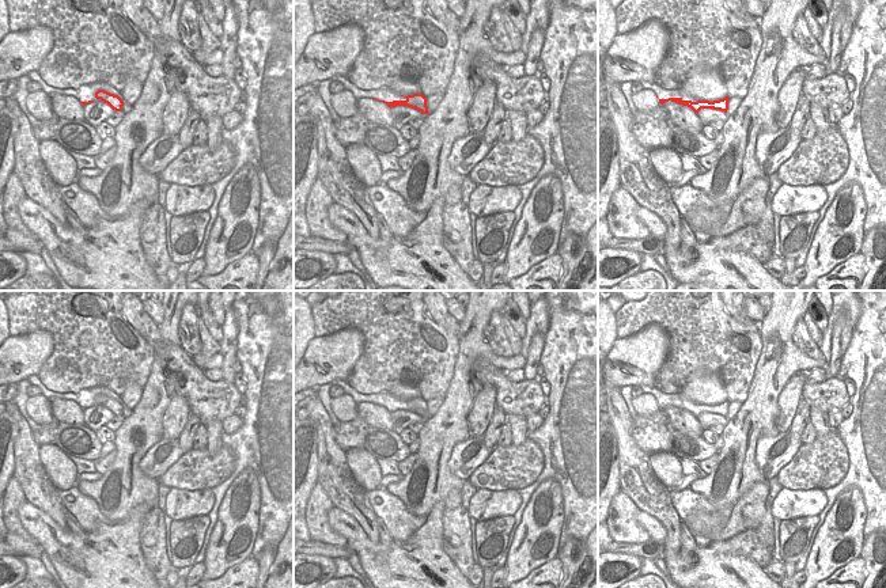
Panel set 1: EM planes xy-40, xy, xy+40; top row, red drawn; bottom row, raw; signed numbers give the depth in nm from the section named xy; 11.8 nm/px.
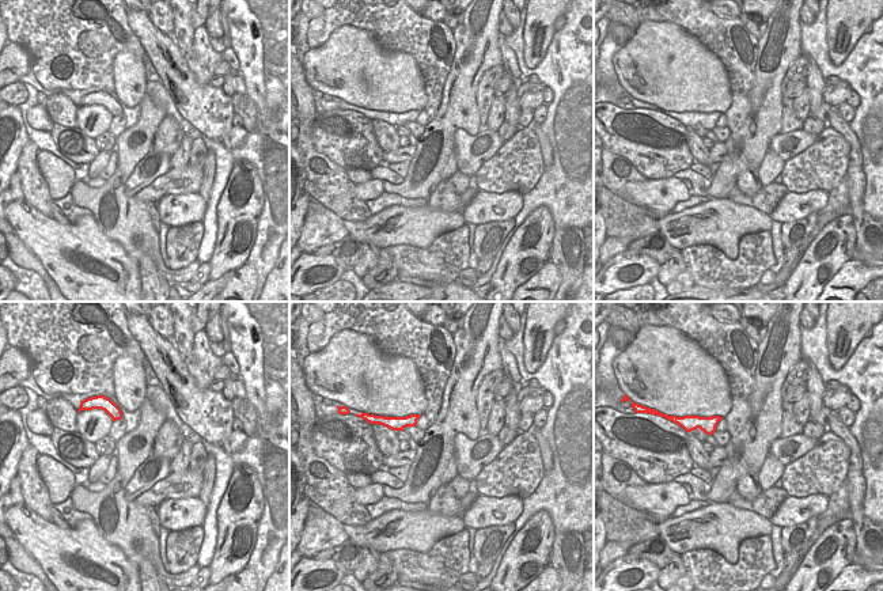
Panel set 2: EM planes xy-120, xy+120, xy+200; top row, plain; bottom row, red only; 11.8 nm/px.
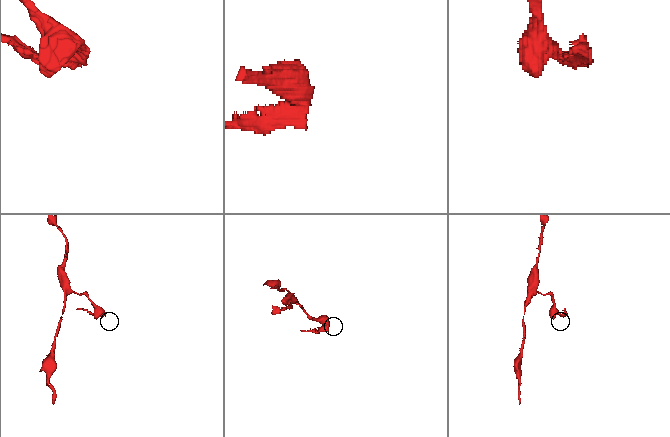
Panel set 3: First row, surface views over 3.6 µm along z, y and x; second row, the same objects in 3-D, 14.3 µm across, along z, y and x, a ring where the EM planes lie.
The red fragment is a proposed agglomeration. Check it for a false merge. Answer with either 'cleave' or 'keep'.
cleave

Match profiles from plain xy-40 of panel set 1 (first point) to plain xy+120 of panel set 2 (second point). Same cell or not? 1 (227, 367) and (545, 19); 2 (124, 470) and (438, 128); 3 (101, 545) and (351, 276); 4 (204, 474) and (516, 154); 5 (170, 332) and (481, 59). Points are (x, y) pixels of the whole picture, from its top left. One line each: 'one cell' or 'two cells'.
1: one cell
2: one cell
3: two cells
4: one cell
5: one cell

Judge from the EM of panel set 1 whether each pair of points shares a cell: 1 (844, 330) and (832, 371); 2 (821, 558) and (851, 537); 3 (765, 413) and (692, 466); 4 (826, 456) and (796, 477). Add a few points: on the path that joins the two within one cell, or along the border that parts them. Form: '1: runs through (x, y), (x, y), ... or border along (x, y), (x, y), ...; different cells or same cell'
1: runs through (840, 340), (836, 361); same cell
2: runs through (828, 553), (844, 537); same cell
3: border along (707, 475), (699, 478); different cells
4: runs through (820, 463), (803, 473); same cell

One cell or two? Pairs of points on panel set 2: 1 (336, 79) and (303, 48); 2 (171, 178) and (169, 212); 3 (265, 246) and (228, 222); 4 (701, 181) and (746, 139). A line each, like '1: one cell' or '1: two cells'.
1: two cells
2: two cells
3: two cells
4: two cells

